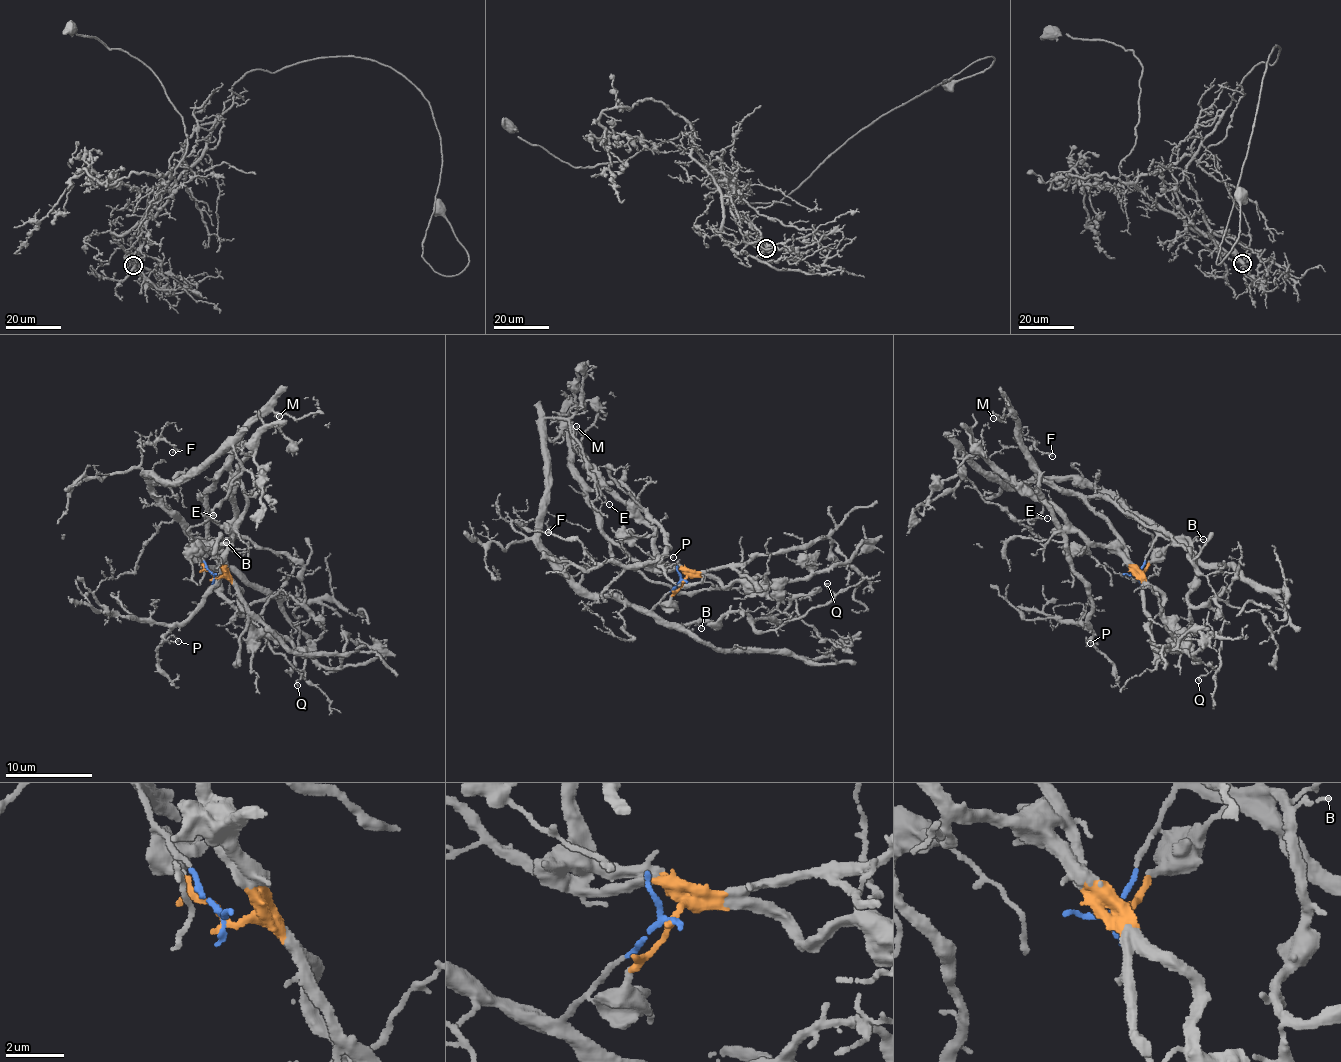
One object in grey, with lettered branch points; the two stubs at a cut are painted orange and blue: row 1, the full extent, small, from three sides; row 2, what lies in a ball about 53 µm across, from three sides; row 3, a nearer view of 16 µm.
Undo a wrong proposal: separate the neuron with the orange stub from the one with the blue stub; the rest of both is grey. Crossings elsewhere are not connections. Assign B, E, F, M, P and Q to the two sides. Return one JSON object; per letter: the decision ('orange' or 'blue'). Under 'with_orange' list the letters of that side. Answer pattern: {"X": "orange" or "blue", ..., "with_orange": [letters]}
{"B": "blue", "E": "blue", "F": "blue", "M": "orange", "P": "orange", "Q": "blue", "with_orange": ["M", "P"]}

